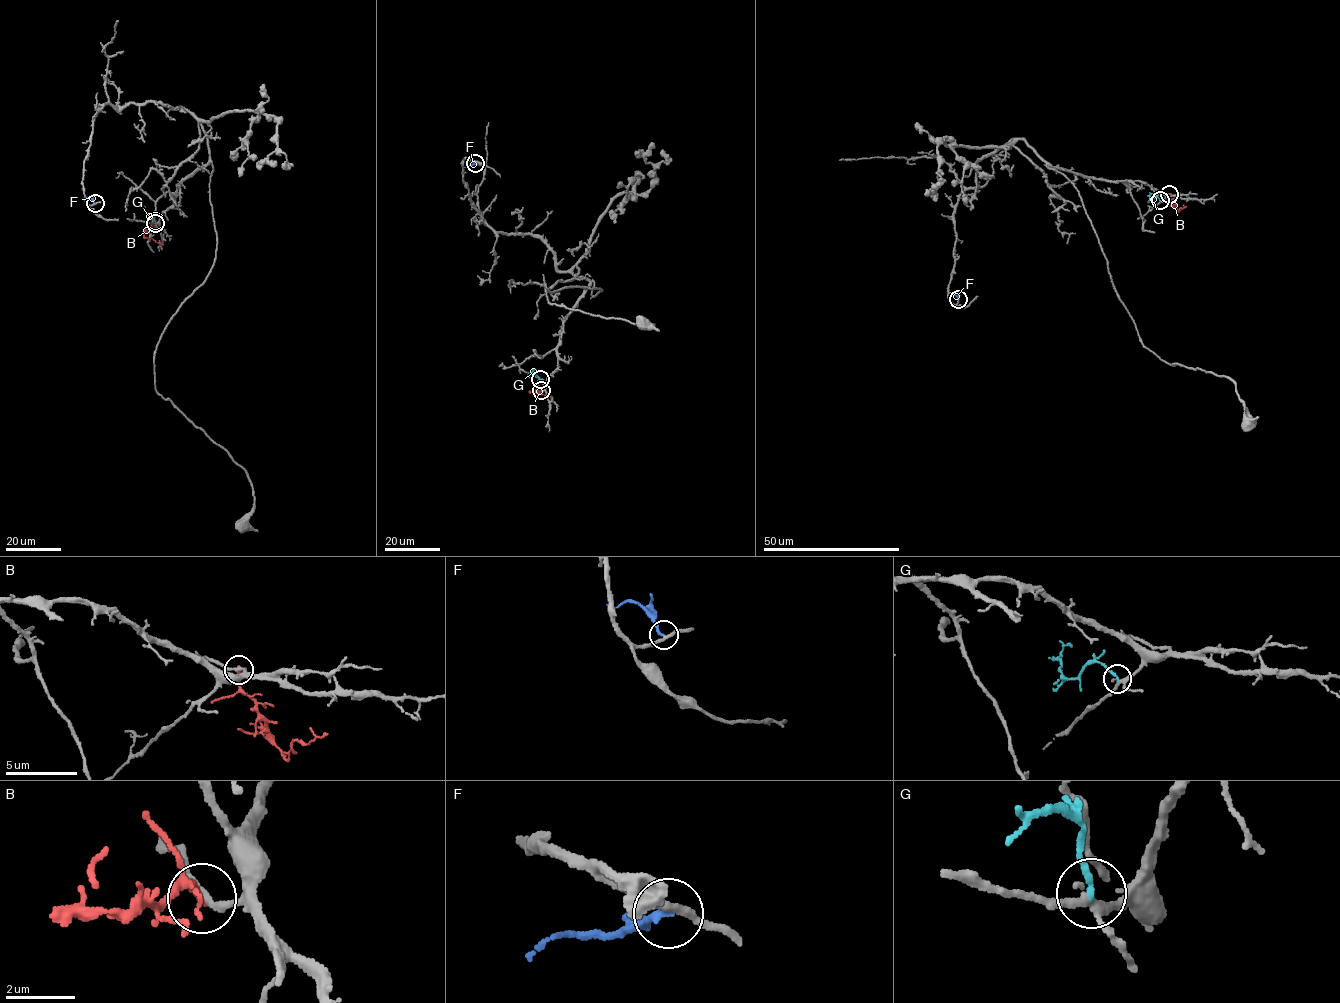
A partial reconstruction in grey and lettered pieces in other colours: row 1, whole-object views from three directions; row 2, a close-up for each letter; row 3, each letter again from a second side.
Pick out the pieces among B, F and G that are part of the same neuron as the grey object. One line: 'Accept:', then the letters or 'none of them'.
Accept: none of them

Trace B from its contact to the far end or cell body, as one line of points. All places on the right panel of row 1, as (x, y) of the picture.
B: (1170, 194), (1177, 210), (1186, 206)

